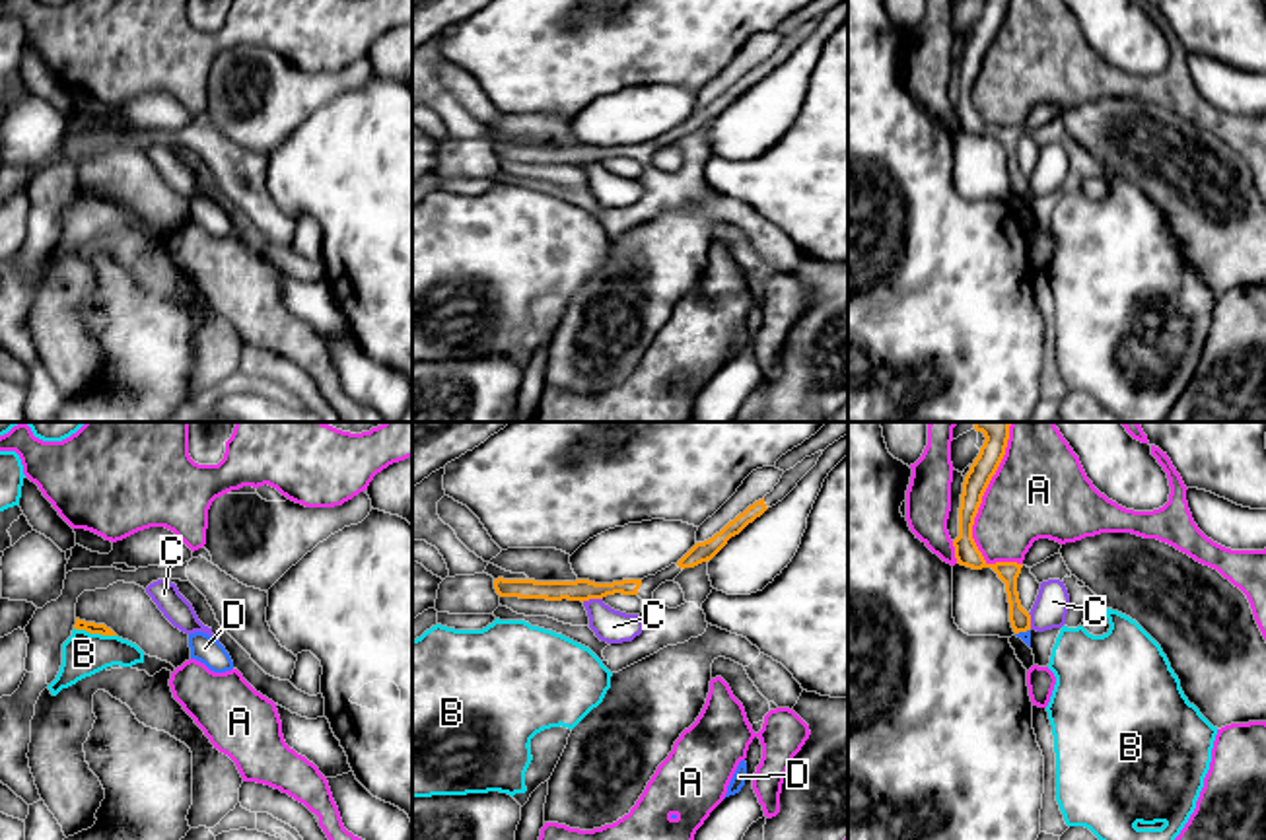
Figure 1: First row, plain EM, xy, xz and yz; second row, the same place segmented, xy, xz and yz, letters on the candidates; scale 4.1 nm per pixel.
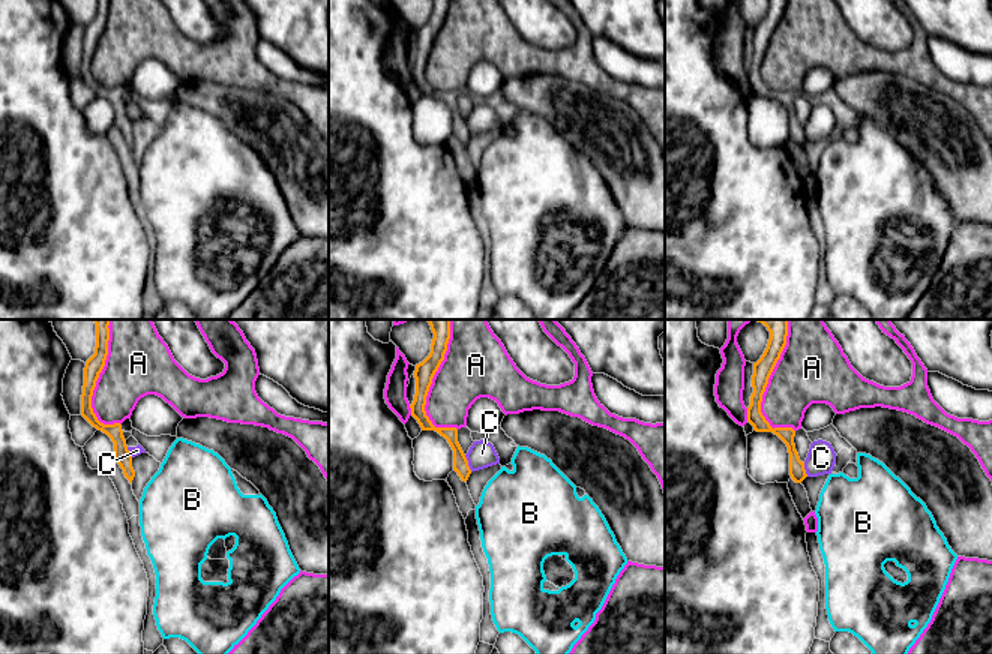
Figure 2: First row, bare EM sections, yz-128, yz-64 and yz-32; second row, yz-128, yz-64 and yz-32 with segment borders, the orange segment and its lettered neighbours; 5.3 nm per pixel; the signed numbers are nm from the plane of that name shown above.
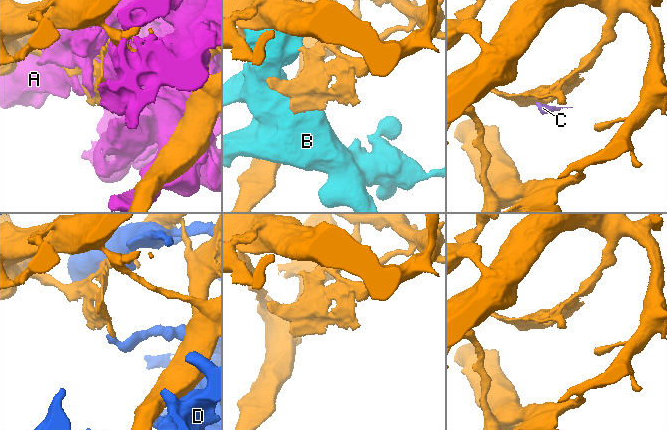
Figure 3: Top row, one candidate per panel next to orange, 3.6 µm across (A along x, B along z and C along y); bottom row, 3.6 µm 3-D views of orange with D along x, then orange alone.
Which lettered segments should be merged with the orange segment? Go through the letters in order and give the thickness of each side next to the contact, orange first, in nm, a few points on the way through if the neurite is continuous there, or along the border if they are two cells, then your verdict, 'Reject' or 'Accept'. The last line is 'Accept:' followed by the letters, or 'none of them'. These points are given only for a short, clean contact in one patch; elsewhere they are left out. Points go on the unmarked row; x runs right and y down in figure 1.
A: Thickness 100 nm (orange) against 400 nm. Reject
B: Thickness 50 nm (orange) against 180 nm. Reject
C: Thickness 100 nm (orange) against 140 nm. Boundary: xz (601, 162), (582, 166). Reject
D: Thickness 90 nm (orange) against 50 nm. Reject
Accept: none of them

